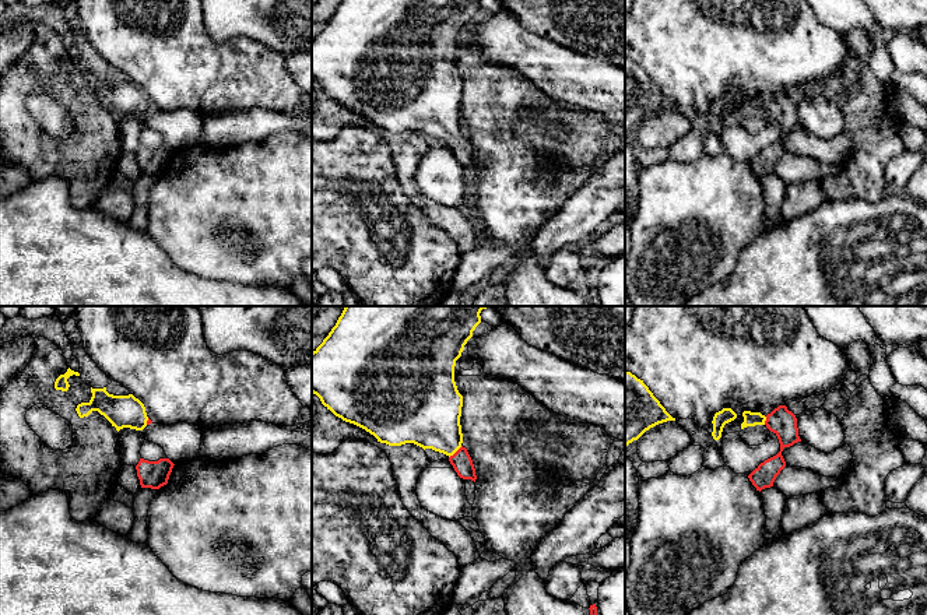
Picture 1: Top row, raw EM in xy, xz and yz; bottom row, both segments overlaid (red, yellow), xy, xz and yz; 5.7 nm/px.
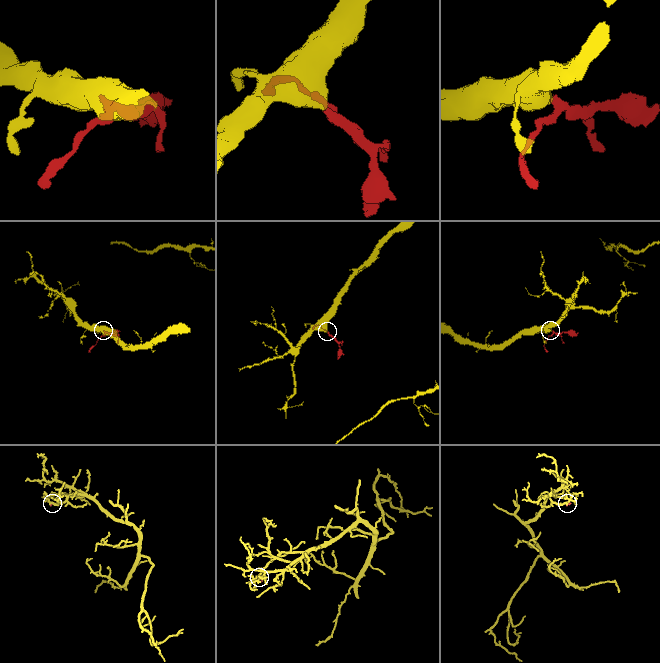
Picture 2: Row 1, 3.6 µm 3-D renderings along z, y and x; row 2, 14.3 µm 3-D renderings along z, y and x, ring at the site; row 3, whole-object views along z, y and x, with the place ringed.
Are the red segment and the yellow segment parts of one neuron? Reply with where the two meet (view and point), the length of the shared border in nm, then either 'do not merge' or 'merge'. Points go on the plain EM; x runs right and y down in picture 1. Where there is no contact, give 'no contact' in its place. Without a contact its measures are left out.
xz (456, 139) | 100 nm | merge

